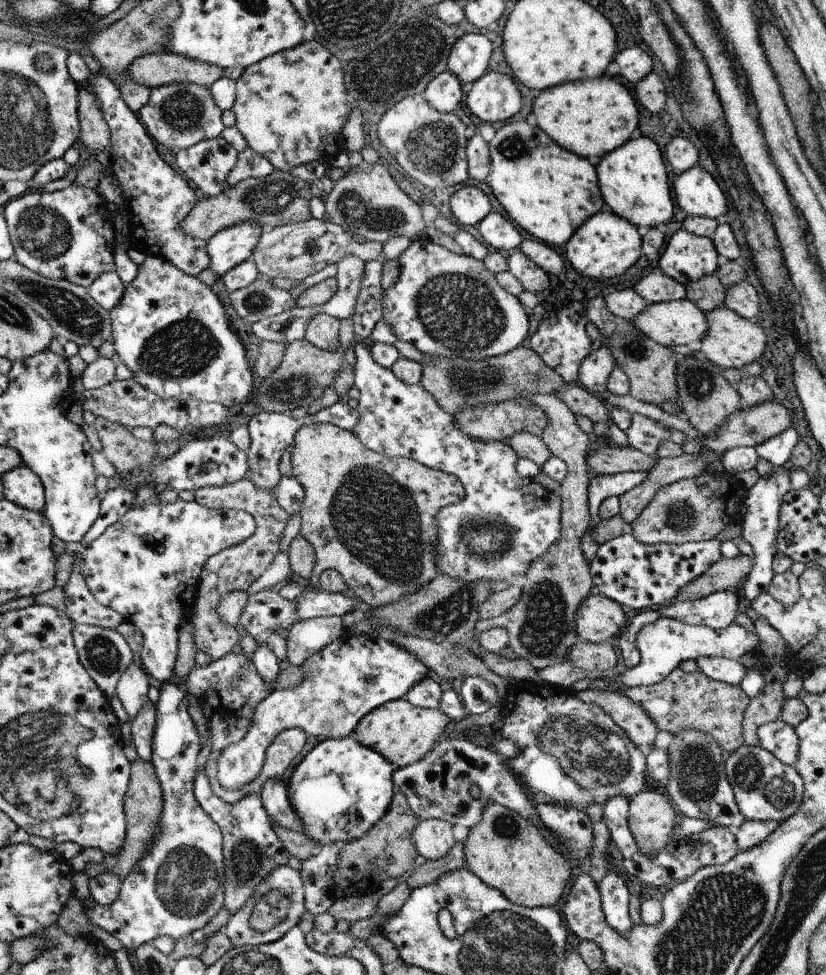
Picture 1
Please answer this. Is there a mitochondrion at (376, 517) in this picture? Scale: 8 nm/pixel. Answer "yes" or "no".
yes

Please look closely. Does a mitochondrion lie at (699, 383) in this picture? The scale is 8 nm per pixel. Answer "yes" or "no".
yes

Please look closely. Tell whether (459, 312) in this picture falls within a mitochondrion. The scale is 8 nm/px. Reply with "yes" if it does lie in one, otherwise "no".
yes

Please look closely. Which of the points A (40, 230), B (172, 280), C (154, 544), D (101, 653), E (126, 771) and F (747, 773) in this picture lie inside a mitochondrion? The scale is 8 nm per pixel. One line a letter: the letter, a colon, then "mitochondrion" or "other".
A: mitochondrion
B: other
C: other
D: mitochondrion
E: other
F: mitochondrion

